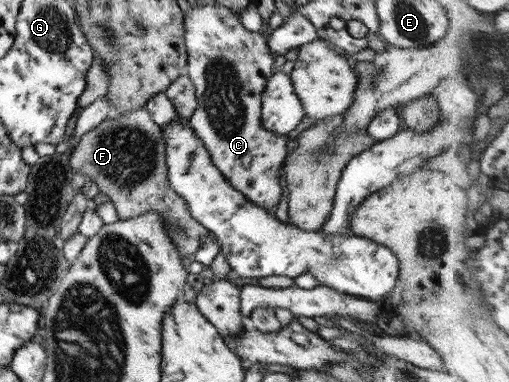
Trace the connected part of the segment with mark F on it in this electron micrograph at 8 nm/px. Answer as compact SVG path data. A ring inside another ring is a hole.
M142 107L136 108L127 114L107 118L100 121L95 128L80 135L75 148L70 151L68 162L74 177L96 182L99 192L106 194L112 202L120 220L135 218L146 212L157 212L165 224L166 233L170 241L176 245L176 251L181 257L192 258L196 249L200 246L199 236L206 233L196 220L188 213L186 202L180 198L168 184L167 166L165 164L165 143L159 128L150 117L150 114Z

